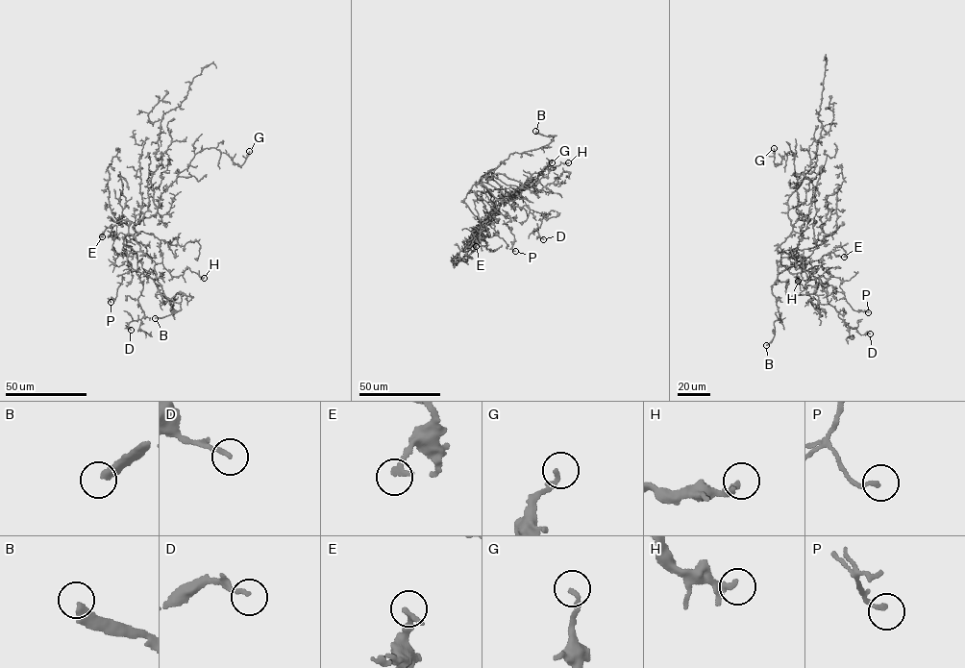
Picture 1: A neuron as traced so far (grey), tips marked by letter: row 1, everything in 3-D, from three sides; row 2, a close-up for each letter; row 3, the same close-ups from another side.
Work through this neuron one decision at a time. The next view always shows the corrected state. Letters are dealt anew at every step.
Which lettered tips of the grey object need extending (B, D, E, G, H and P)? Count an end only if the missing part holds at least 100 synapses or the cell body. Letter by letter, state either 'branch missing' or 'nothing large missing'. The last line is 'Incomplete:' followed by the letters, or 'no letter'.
B: branch missing
D: nothing large missing
E: nothing large missing
G: nothing large missing
H: nothing large missing
P: nothing large missing
Incomplete: B

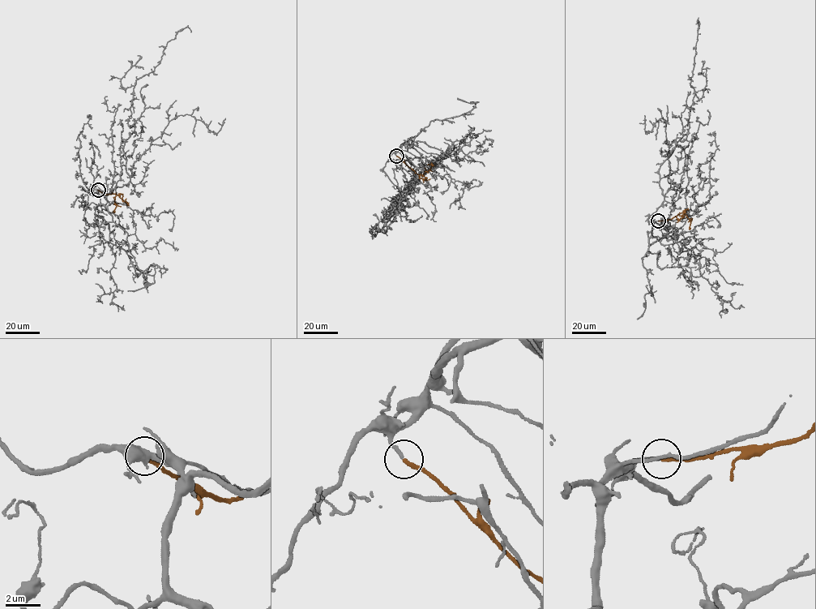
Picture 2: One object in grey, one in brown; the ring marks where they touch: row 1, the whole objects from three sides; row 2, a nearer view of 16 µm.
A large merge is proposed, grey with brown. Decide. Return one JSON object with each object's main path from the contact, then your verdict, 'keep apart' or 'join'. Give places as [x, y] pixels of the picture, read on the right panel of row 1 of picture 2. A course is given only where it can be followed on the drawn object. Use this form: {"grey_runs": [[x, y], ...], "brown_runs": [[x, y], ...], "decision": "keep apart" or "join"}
{"grey_runs": [[658, 220], [648, 224], [664, 199], [659, 169], [677, 142], [686, 138], [689, 127], [698, 19], [696, 23]], "brown_runs": [[658, 220], [671, 219], [684, 212], [680, 219], [676, 216]], "decision": "join"}

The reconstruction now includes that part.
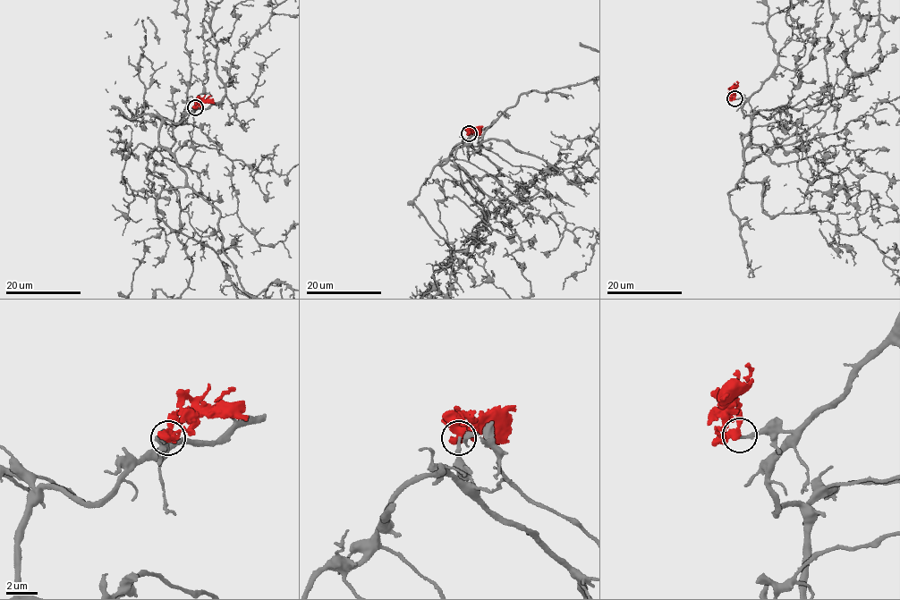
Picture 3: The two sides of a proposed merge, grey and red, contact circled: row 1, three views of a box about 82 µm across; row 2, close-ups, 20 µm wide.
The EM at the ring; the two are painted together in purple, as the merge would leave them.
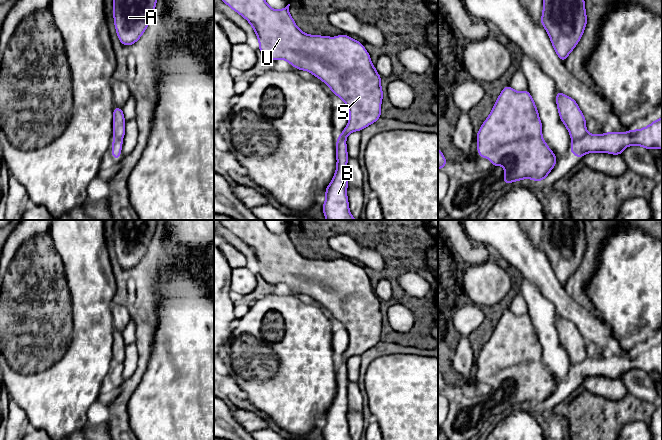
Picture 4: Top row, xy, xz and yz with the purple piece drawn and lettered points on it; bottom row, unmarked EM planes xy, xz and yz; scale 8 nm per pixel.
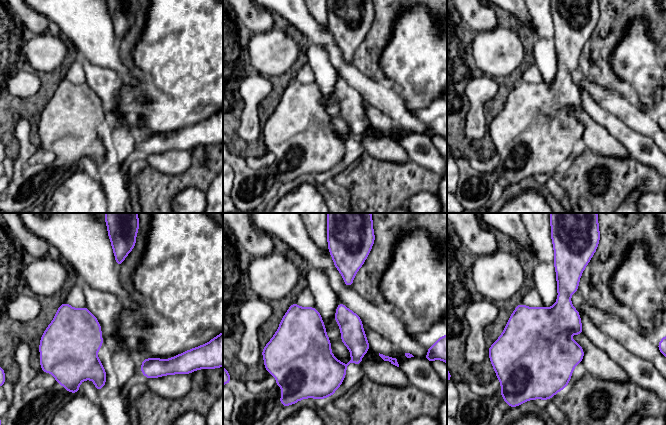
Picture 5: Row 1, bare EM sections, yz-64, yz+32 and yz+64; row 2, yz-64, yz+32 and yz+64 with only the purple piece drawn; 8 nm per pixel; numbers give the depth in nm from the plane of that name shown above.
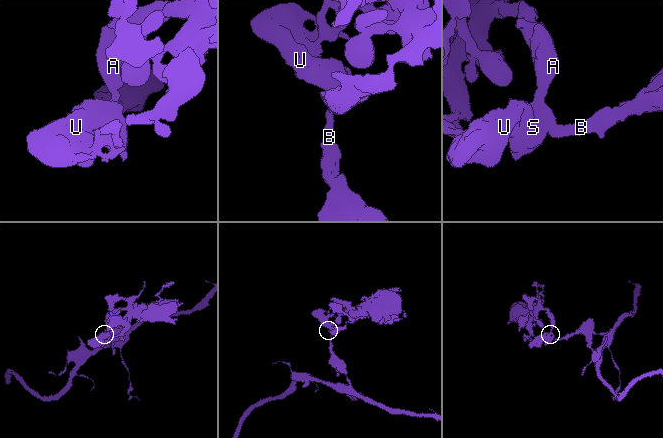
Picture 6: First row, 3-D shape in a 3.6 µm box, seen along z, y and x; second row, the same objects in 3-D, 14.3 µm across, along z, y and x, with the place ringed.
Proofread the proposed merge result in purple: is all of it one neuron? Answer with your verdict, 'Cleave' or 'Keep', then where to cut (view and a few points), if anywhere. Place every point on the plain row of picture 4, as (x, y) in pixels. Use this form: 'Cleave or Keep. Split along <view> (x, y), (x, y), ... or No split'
Cleave. Split along yz (587, 357), (573, 365)

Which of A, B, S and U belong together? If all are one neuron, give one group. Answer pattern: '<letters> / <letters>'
A S U / B

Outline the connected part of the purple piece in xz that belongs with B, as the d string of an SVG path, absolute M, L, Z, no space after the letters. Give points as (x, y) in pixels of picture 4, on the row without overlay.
M339 359L336 365L336 395L332 405L326 411L326 425L322 429L324 440L352 440L347 422L347 386L346 361Z

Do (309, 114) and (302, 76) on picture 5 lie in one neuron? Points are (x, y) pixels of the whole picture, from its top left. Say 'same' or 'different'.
same

